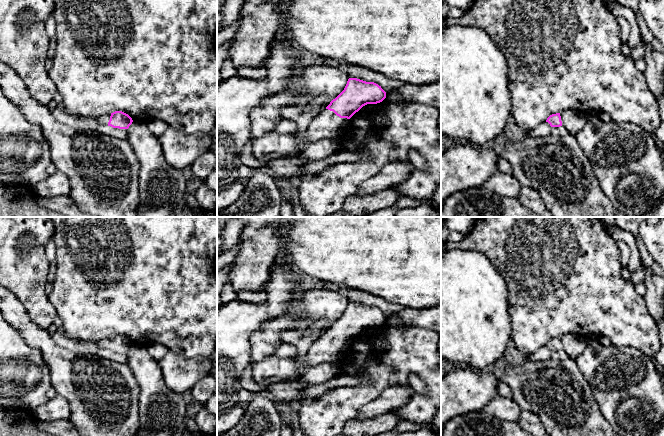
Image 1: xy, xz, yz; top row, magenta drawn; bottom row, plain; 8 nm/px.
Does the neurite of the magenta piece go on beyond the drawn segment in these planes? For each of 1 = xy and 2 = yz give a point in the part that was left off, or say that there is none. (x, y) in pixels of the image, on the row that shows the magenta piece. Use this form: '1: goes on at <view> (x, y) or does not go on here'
1: goes on at xy (104, 119)
2: goes on at yz (573, 122)

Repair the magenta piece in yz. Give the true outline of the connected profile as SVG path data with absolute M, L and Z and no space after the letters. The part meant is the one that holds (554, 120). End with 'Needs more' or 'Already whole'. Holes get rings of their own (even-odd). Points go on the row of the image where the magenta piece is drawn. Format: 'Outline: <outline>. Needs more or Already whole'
Outline: M564 111L550 115L546 122L548 122L551 127L563 126L570 134L575 135L586 124L587 118L584 114L579 114L574 111Z. Needs more

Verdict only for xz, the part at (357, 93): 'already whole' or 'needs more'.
needs more

